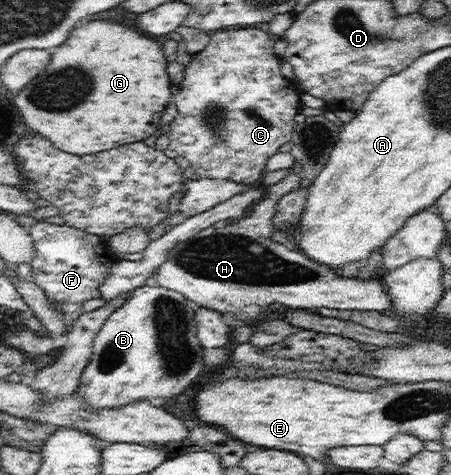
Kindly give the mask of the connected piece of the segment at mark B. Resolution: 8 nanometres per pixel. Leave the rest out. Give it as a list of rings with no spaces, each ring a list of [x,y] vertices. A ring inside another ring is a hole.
[[[146,284],[128,293],[127,300],[102,324],[93,341],[93,354],[80,376],[79,390],[86,408],[115,408],[147,398],[172,398],[182,394],[203,372],[203,347],[196,335],[195,313],[198,304],[183,294],[161,286]]]

